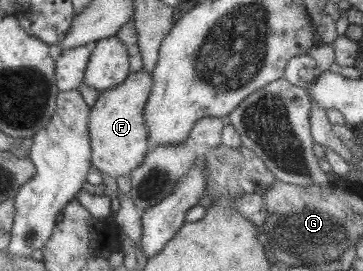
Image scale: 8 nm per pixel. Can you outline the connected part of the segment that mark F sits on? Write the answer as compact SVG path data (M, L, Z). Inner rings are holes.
M146 69L130 71L126 80L112 89L101 91L90 108L88 137L90 141L92 169L106 173L108 177L129 175L132 168L142 163L151 144L144 123L144 104L152 89L151 73Z

